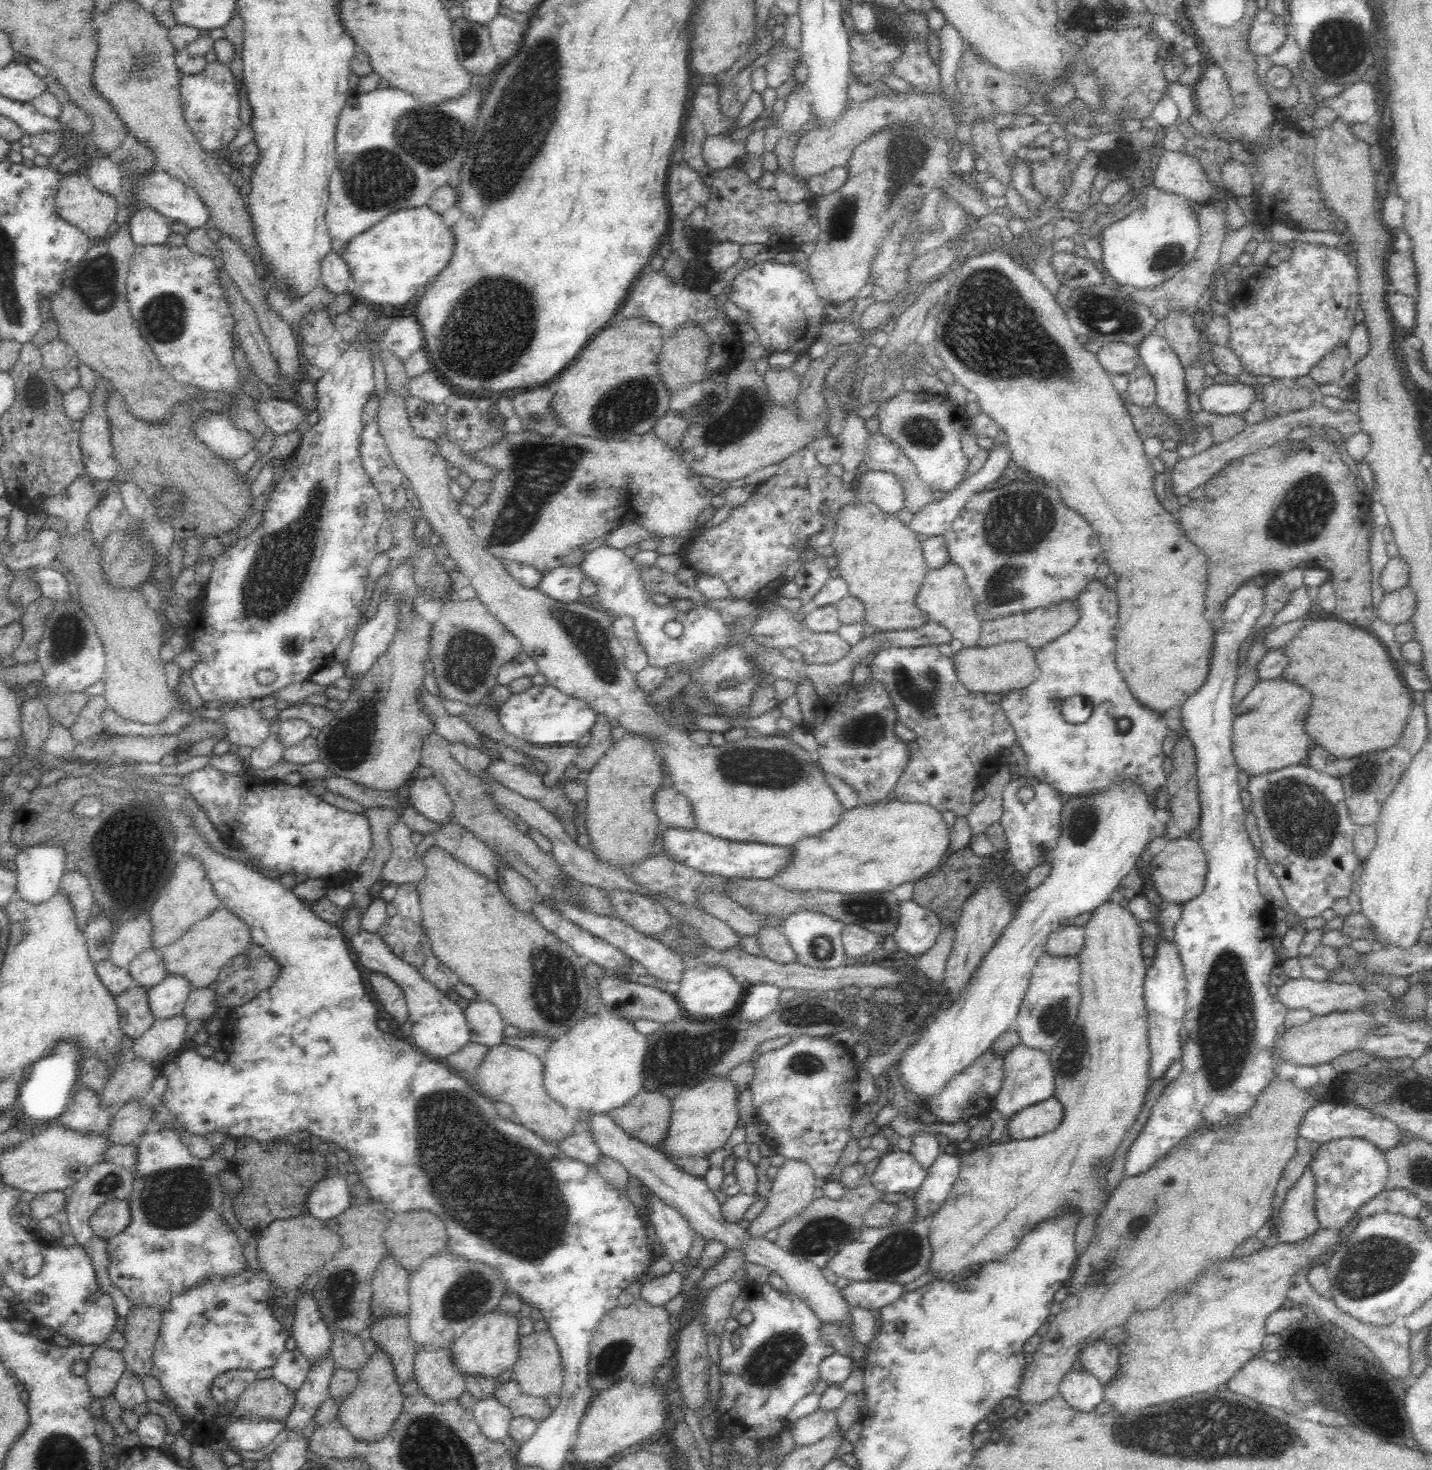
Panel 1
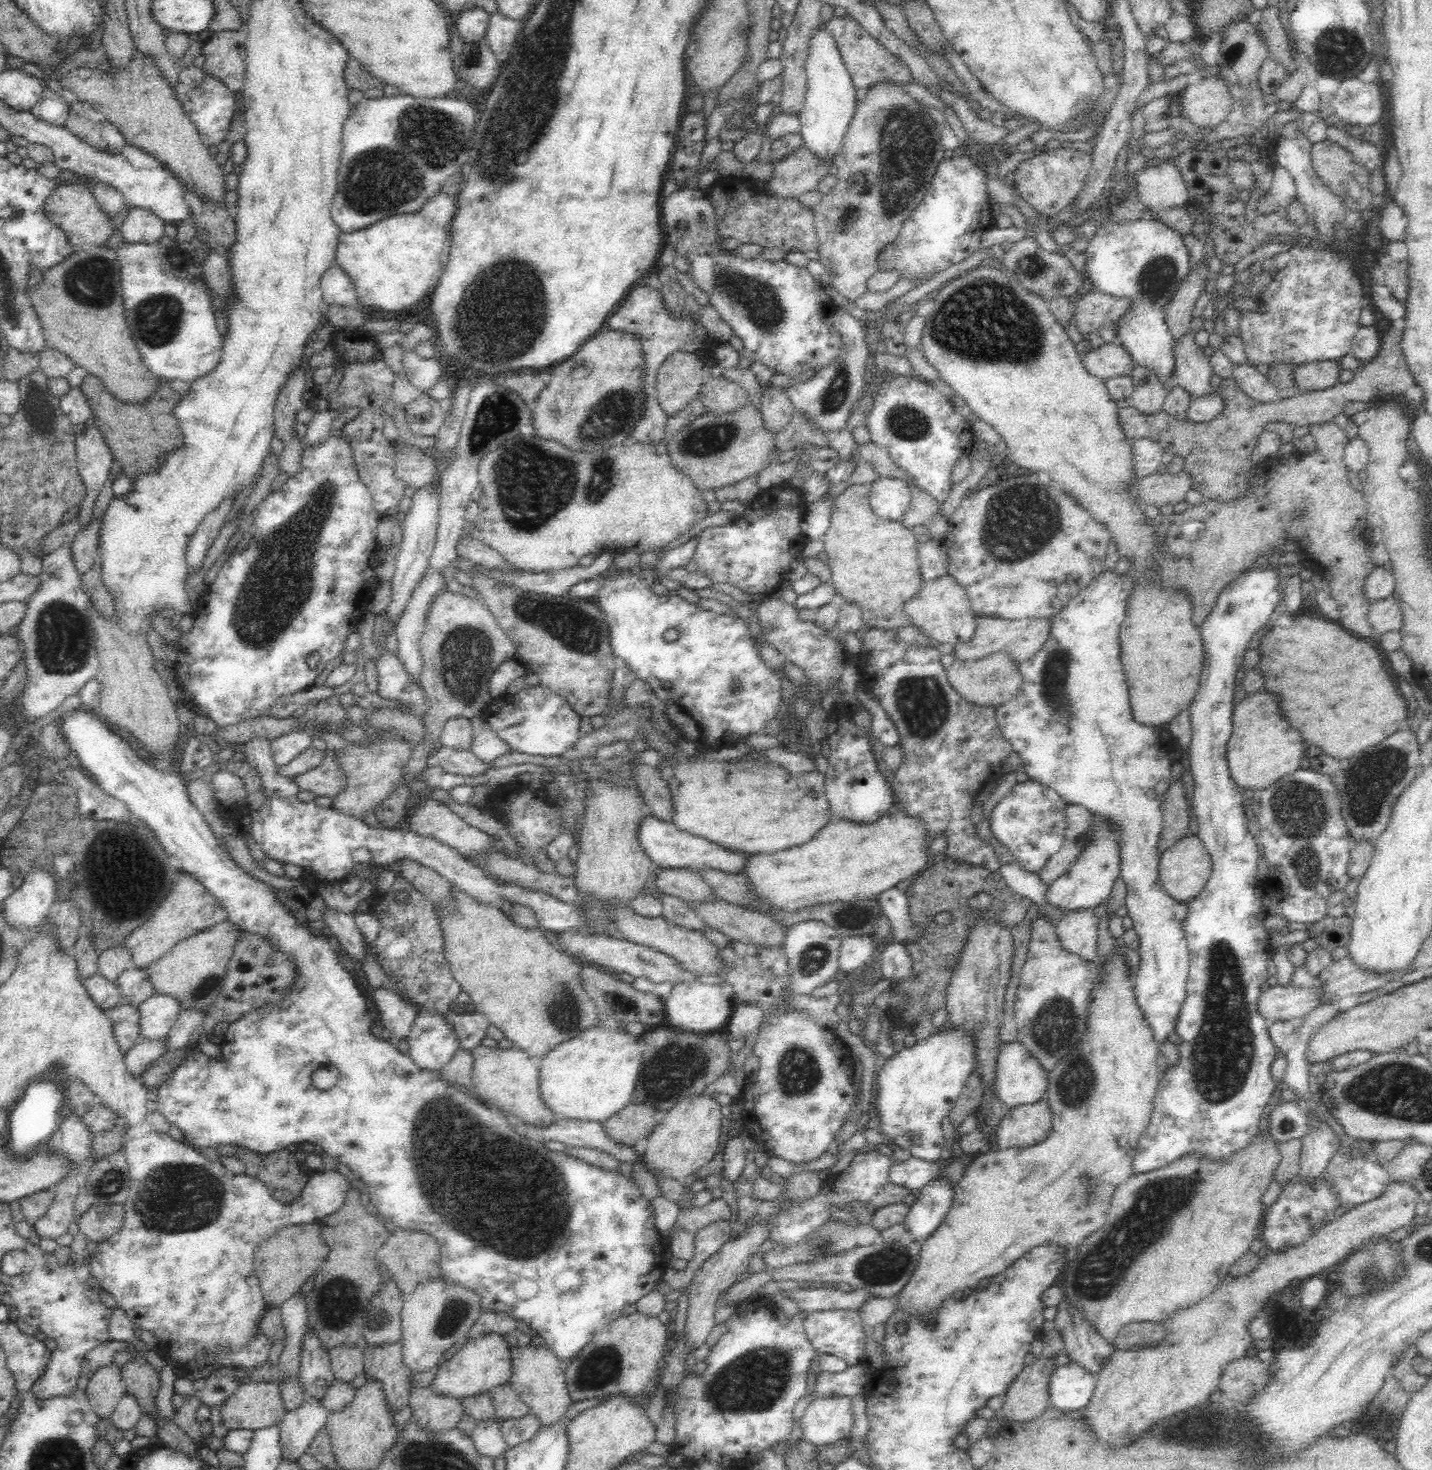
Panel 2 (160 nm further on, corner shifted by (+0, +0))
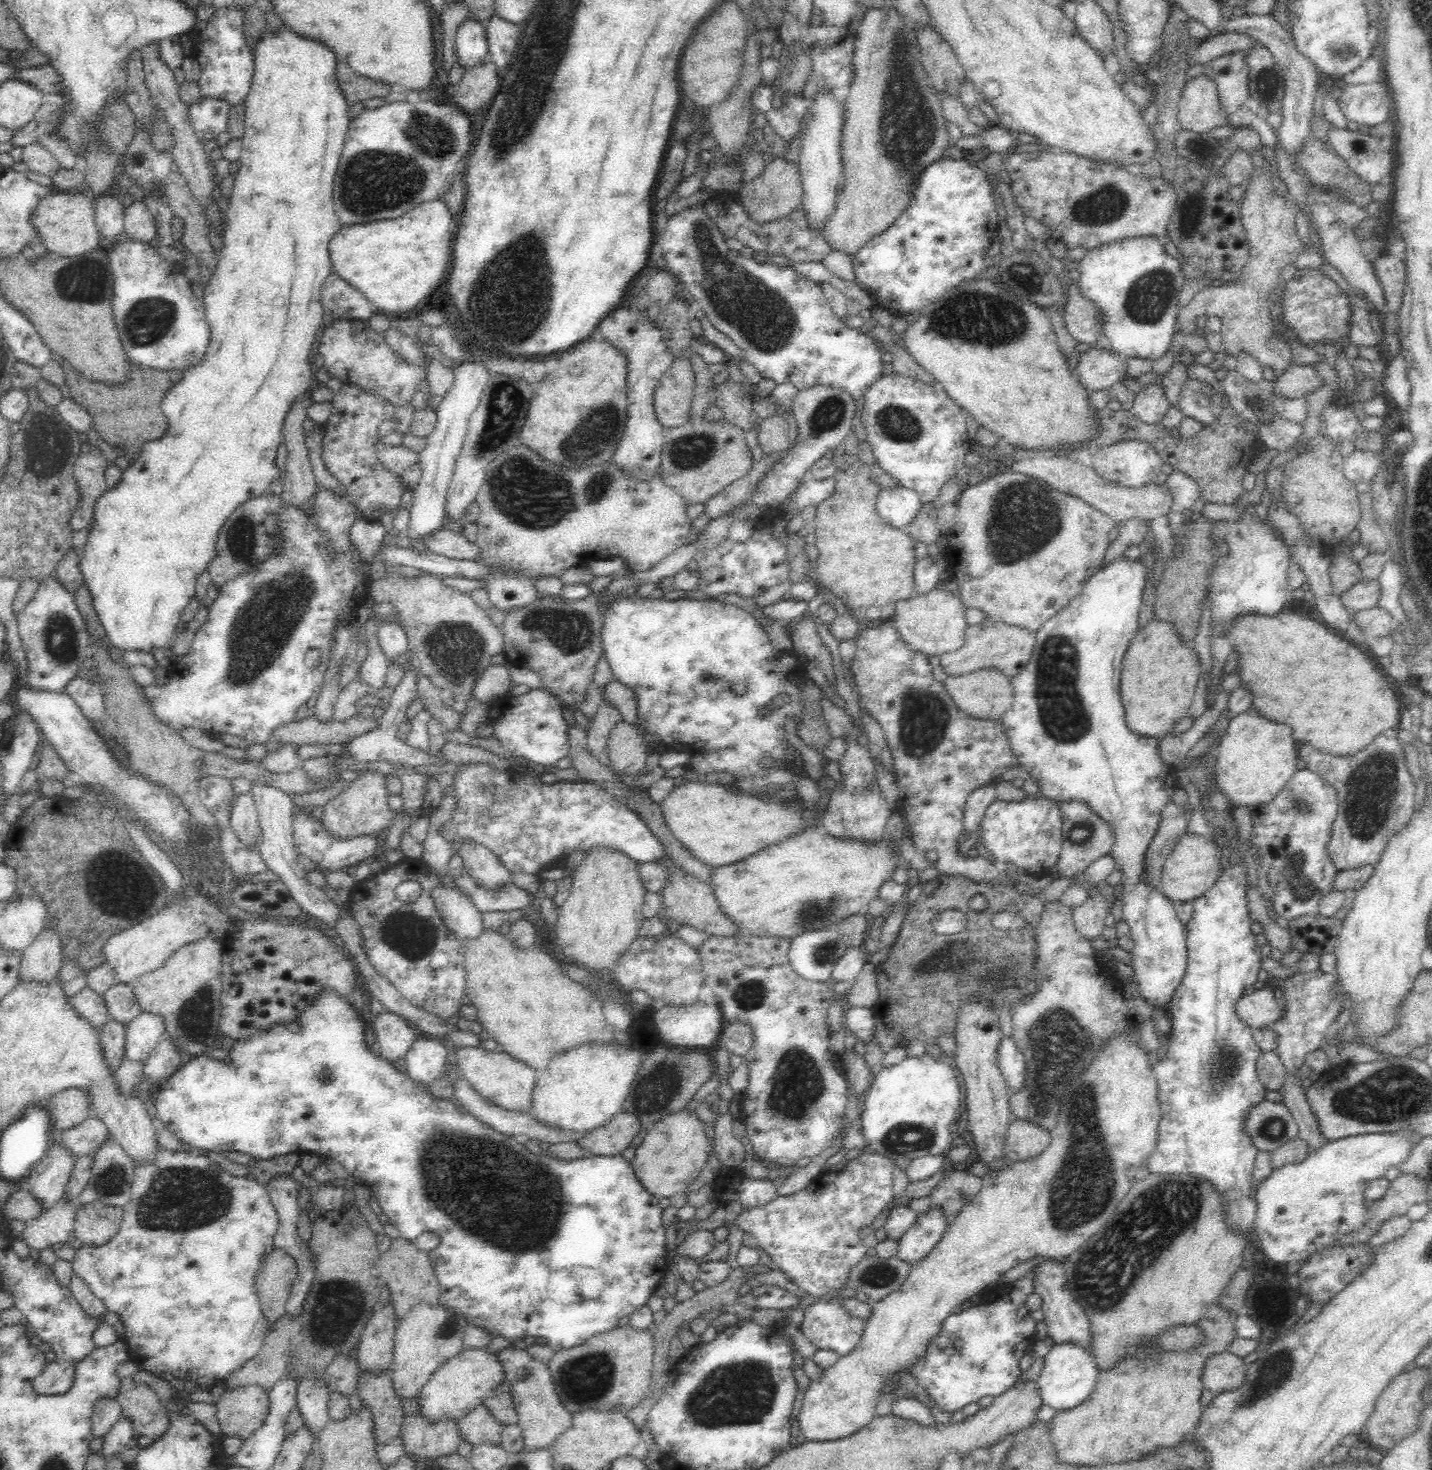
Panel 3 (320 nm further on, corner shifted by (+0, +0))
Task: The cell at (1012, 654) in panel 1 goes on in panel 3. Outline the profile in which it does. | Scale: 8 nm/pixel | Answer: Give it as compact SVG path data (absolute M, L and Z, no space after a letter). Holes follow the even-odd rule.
M980 669L962 676L947 676L943 681L944 689L958 710L976 719L999 719L1013 703L1013 688L1010 677L998 669Z

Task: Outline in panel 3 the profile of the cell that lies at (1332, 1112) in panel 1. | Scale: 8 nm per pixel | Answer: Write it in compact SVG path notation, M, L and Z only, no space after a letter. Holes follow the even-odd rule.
M1268 1100L1251 1106L1251 1110L1244 1118L1242 1129L1248 1133L1256 1152L1261 1150L1268 1153L1296 1138L1299 1133L1296 1119L1286 1106Z

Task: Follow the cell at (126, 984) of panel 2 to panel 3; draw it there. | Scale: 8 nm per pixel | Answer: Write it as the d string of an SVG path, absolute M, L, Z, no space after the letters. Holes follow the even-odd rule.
M115 984L103 995L110 1020L128 1026L140 1014L133 988L129 984Z

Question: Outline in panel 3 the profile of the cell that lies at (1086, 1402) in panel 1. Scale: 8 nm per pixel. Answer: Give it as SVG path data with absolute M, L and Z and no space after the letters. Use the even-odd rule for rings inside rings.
M1073 1342L1053 1343L1044 1358L1041 1373L1035 1381L1042 1404L1044 1404L1045 1413L1051 1409L1068 1410L1082 1404L1094 1392L1098 1373L1099 1370L1094 1363L1092 1354L1081 1345Z

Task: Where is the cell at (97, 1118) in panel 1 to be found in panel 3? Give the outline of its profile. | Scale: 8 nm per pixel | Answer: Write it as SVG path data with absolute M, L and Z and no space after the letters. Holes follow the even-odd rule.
M51 1142L46 1154L37 1162L34 1172L24 1180L24 1190L30 1191L40 1203L40 1215L62 1199L75 1159L66 1147Z

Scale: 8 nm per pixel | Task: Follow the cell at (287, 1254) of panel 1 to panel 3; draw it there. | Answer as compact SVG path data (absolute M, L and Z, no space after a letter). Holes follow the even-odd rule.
M275 1247L268 1253L255 1278L258 1300L268 1324L274 1324L285 1314L296 1274L296 1263L287 1252Z

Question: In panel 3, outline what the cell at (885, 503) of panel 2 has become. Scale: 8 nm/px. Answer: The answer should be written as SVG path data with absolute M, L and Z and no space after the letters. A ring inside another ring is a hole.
M884 487L877 500L877 514L892 528L908 527L918 516L922 501L914 490Z

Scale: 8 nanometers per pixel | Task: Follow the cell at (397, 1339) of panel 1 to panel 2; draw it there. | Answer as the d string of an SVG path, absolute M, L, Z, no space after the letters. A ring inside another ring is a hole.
M402 1343L367 1347L364 1353L363 1374L368 1381L378 1381L390 1415L408 1405L411 1393L410 1369L402 1363Z

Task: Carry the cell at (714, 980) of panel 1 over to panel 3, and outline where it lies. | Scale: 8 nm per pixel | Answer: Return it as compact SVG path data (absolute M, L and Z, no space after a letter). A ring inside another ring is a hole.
M701 1001L690 1008L675 1008L664 1006L658 1012L654 1012L654 1024L658 1028L658 1040L662 1046L672 1046L676 1049L710 1048L723 1031L723 1017L718 1004L705 1006Z

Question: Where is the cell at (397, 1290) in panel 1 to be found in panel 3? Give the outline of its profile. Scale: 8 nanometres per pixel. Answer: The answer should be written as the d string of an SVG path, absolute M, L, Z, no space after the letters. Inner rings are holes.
M391 1304L383 1307L377 1305L353 1353L359 1373L385 1373L390 1370L396 1328L394 1307Z

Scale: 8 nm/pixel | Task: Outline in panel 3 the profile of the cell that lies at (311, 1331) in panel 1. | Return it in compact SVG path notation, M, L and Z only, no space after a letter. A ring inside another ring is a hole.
M304 1377L298 1383L295 1409L300 1411L303 1425L306 1425L306 1429L310 1429L317 1439L322 1429L330 1422L327 1413L328 1386L323 1378L314 1377Z

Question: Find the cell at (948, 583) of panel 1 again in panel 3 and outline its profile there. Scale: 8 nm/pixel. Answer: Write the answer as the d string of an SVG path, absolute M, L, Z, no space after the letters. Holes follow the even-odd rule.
M932 589L923 595L914 594L908 600L895 604L895 614L890 625L898 632L910 651L924 655L936 656L945 652L954 652L964 644L964 633L967 628L965 612L967 606L952 592L943 589Z

